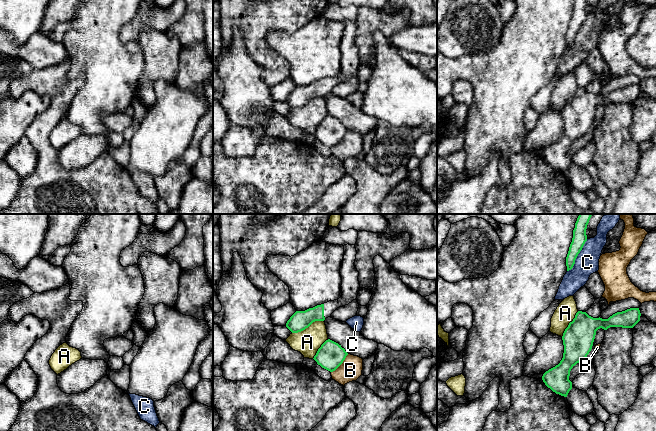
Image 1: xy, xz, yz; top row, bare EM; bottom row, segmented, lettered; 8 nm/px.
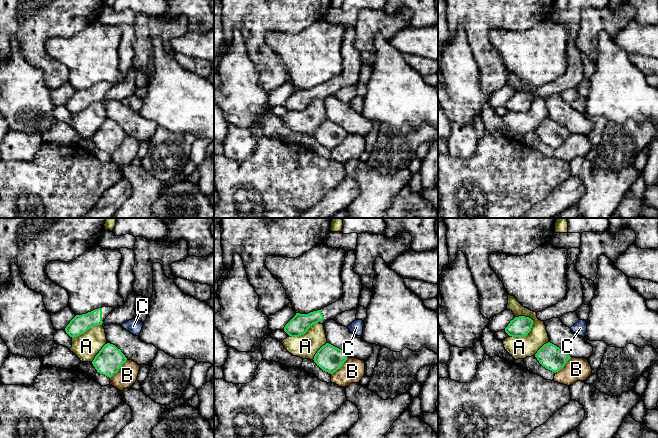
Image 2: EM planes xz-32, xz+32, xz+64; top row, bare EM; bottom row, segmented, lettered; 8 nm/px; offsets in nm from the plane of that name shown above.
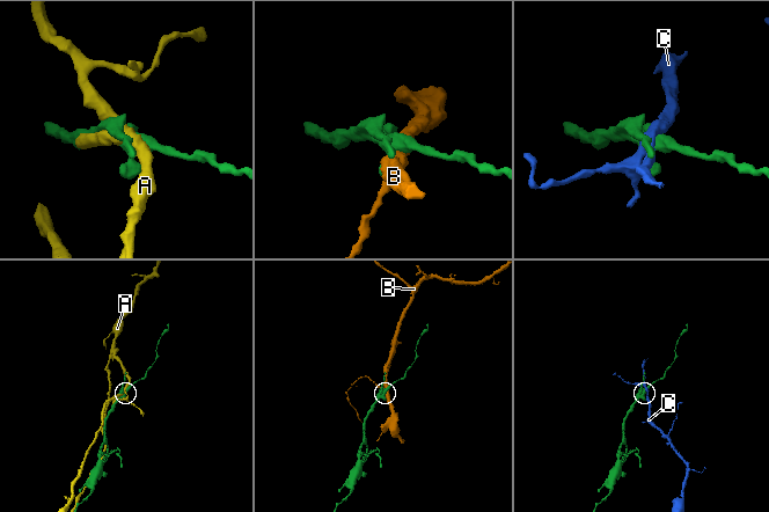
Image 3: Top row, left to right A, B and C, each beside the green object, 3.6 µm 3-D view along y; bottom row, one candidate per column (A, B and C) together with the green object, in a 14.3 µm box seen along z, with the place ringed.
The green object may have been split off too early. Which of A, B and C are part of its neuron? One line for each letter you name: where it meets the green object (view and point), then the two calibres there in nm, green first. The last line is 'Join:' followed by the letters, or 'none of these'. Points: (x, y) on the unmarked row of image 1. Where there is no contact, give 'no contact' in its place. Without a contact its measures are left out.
Join: none of these

